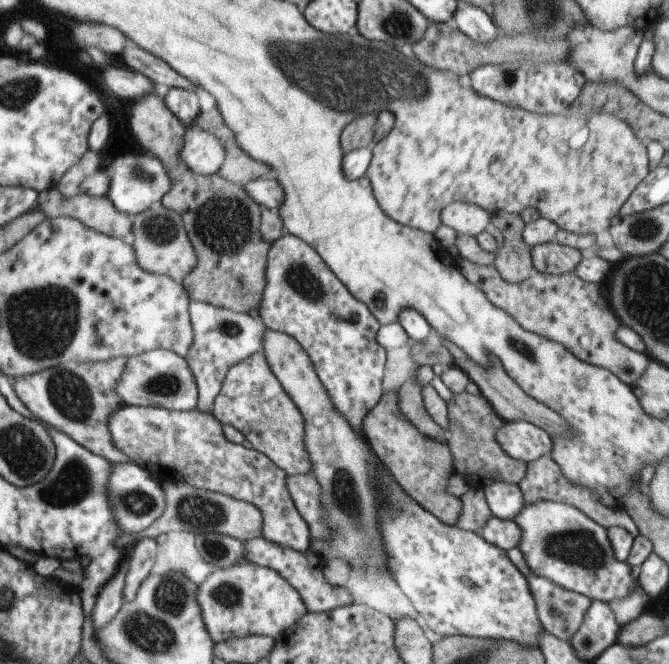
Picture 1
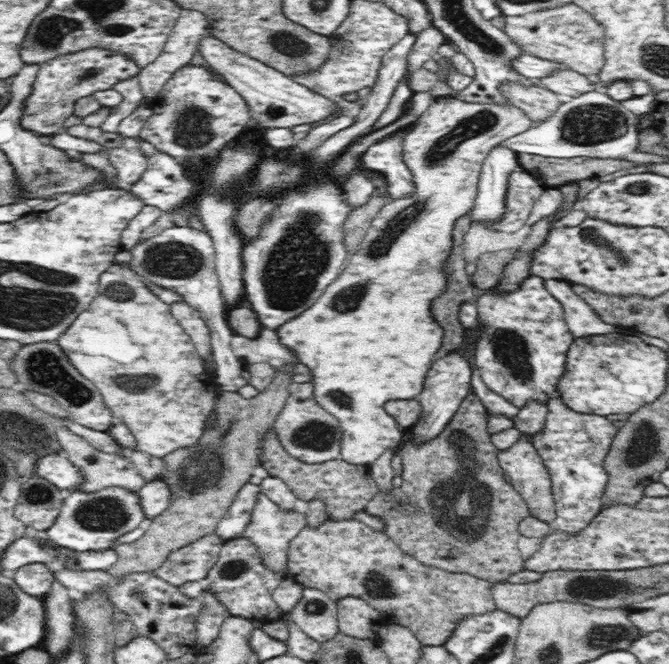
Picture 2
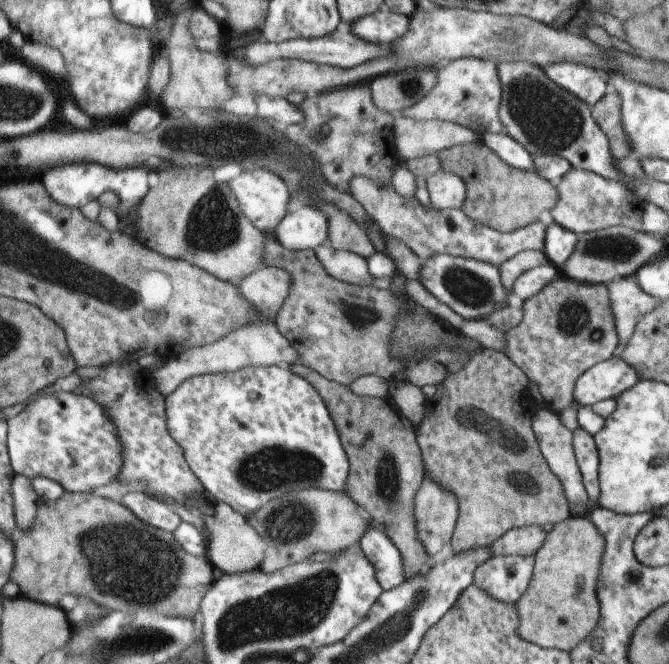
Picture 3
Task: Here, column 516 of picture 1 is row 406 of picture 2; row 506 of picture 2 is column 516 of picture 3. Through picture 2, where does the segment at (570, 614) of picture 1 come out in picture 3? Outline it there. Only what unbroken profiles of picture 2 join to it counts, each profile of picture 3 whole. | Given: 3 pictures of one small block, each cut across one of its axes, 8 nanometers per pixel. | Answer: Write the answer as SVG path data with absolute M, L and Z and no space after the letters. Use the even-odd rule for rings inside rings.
M494 555L477 568L473 576L473 585L485 589L491 597L507 603L515 603L526 594L535 575L536 560L534 557L520 555Z

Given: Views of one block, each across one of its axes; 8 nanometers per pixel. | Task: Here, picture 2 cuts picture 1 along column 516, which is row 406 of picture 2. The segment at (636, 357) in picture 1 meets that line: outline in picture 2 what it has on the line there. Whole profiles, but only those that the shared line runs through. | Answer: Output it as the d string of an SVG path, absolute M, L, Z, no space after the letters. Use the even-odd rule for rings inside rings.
M312 382L289 385L289 396L280 414L276 416L273 430L286 453L302 463L318 464L340 459L342 431L338 419L317 406L313 398Z

